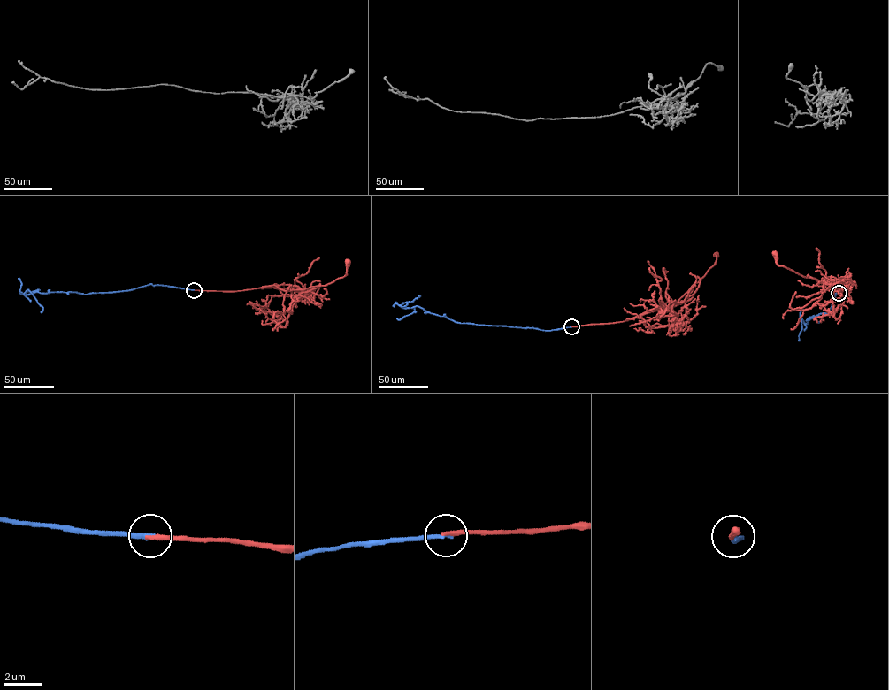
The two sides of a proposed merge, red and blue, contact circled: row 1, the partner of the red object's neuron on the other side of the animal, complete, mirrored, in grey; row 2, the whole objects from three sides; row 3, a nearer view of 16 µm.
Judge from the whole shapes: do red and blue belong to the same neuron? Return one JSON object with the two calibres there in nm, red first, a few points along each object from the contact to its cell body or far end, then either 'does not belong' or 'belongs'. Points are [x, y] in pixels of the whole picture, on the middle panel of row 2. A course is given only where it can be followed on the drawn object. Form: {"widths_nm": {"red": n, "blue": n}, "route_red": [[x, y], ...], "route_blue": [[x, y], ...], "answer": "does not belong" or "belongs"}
{"widths_nm": {"red": 260, "blue": 240}, "route_red": [[570, 326], [624, 321], [661, 306], [671, 307], [715, 263], [716, 255]], "route_blue": [[570, 326], [547, 331], [460, 323], [417, 306], [400, 306], [420, 296], [417, 295]], "answer": "belongs"}

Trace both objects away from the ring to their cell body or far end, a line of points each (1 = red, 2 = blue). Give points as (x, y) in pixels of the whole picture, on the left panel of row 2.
1: (194, 290), (242, 290), (274, 285), (286, 290), (304, 289), (325, 285), (347, 274), (348, 262)
2: (194, 290), (149, 284), (127, 290), (86, 294), (69, 292), (24, 294), (26, 290), (43, 308), (41, 311)

